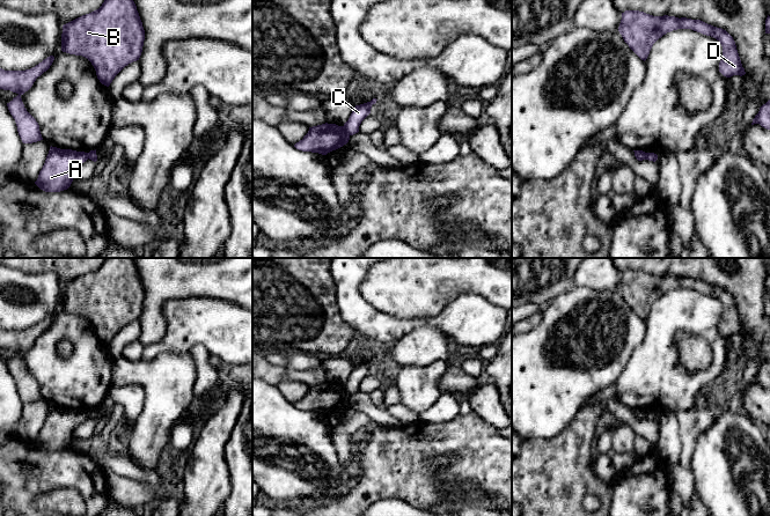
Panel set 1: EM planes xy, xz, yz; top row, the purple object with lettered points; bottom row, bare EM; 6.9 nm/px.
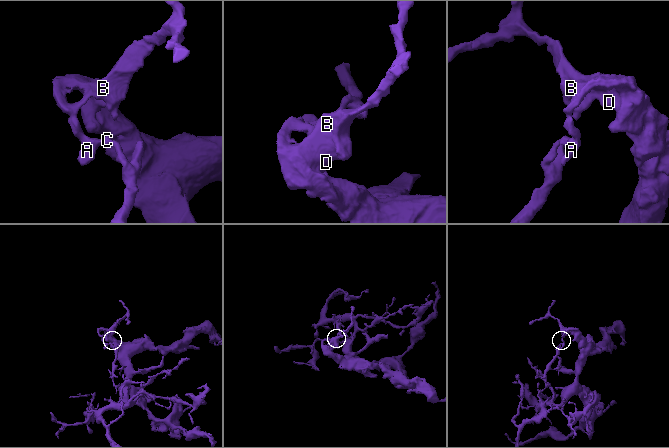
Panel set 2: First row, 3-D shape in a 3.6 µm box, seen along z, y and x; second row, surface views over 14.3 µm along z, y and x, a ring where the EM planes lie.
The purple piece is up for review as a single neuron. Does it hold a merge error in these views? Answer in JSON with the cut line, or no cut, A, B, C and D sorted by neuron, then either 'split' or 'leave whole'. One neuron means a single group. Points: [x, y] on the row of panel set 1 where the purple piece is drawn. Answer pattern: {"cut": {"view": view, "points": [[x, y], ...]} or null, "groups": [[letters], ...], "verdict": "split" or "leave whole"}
{"cut": {"view": "xz", "points": [[342, 126], [349, 135]]}, "groups": [["A", "B", "D"], ["C"]], "verdict": "split"}

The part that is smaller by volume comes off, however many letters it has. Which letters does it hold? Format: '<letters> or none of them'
C

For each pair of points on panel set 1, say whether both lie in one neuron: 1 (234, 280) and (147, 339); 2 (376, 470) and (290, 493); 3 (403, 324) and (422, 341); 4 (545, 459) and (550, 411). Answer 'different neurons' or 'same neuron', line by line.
1: same neuron
2: different neurons
3: different neurons
4: different neurons

